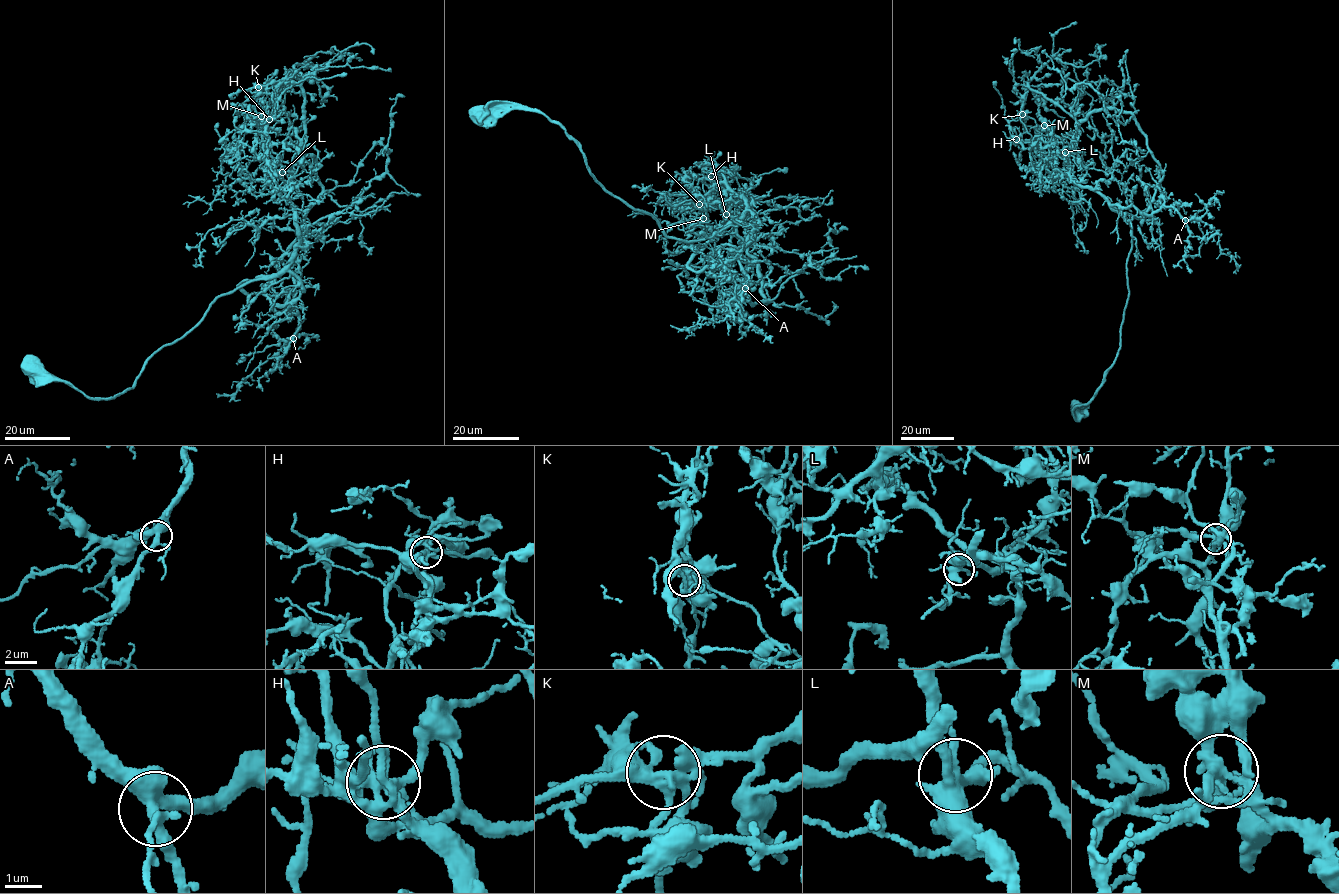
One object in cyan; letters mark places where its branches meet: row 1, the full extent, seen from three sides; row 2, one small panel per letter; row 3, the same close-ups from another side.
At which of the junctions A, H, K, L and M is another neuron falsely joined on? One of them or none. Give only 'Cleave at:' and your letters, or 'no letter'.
Cleave at: no letter

